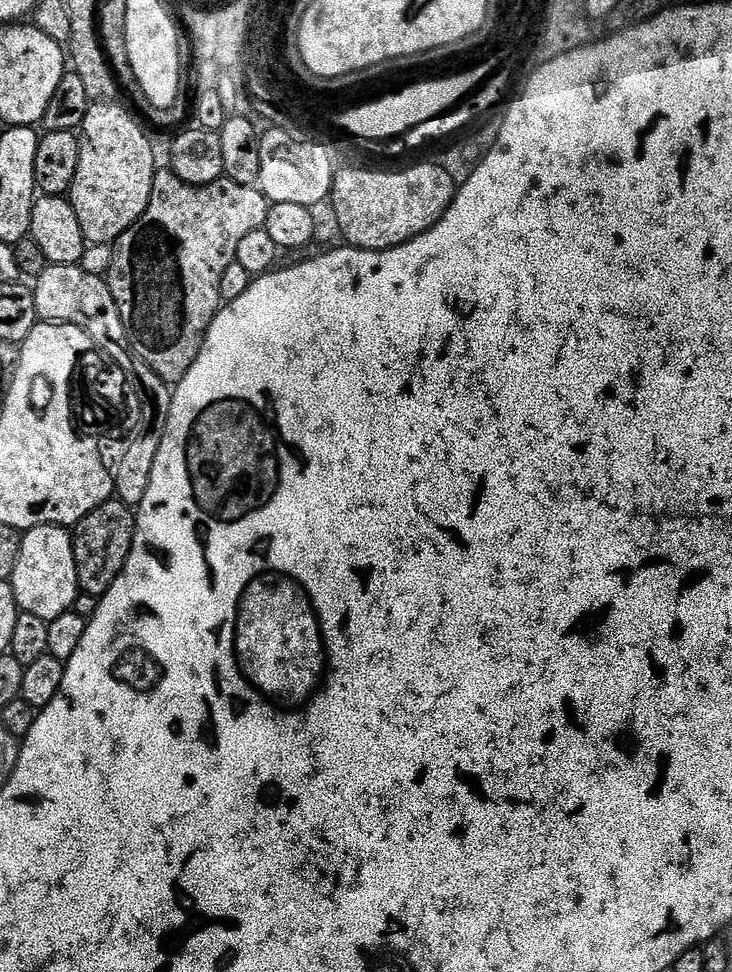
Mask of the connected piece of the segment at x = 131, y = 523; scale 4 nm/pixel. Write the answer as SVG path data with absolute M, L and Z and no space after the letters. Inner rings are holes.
M118 498L106 501L91 511L72 530L75 564L81 591L99 598L108 592L117 576L125 569L136 540L136 522L131 510ZM130 552L130 555L128 556Z

